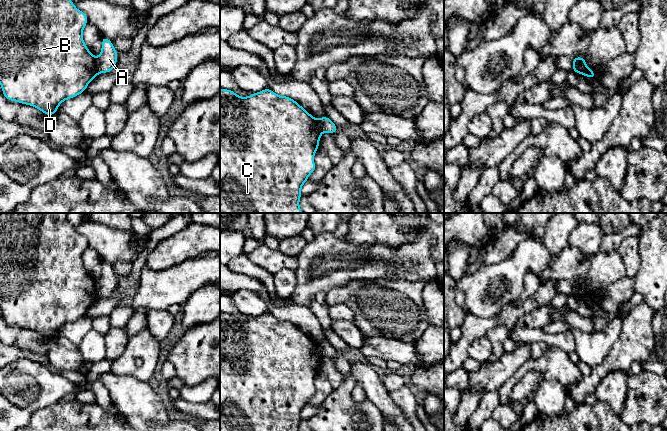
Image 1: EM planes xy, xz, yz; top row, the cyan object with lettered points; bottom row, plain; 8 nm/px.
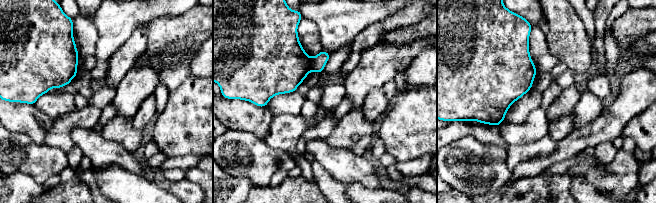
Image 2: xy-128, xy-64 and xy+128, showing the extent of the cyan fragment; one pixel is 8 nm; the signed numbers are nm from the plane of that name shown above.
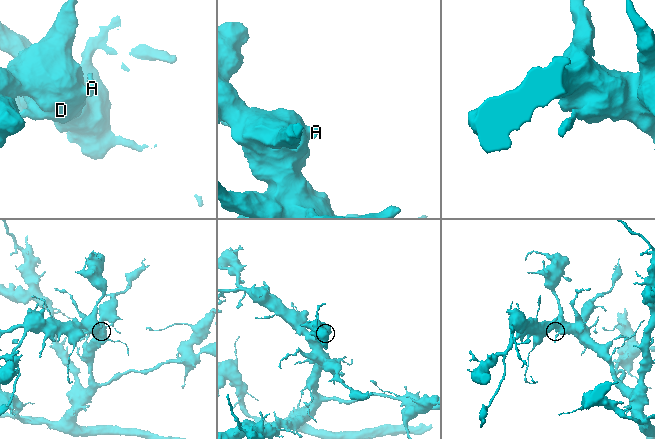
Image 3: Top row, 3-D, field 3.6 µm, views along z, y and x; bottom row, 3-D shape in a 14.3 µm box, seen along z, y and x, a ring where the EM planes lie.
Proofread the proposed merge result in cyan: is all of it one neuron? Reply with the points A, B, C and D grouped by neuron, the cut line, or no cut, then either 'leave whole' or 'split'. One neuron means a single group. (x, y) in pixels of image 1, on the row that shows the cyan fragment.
groups A / B C D; cut xy (95, 58), (99, 73); split

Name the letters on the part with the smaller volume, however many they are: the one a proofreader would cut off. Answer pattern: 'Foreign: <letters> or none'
Foreign: A

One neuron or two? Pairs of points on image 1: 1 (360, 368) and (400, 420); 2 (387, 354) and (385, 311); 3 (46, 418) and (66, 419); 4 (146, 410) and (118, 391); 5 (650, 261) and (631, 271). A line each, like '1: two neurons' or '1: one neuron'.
1: one neuron
2: two neurons
3: one neuron
4: one neuron
5: two neurons

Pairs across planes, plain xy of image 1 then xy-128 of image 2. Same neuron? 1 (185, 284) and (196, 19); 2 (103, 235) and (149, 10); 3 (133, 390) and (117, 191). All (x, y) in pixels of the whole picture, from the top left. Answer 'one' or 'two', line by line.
1: two
2: one
3: two

